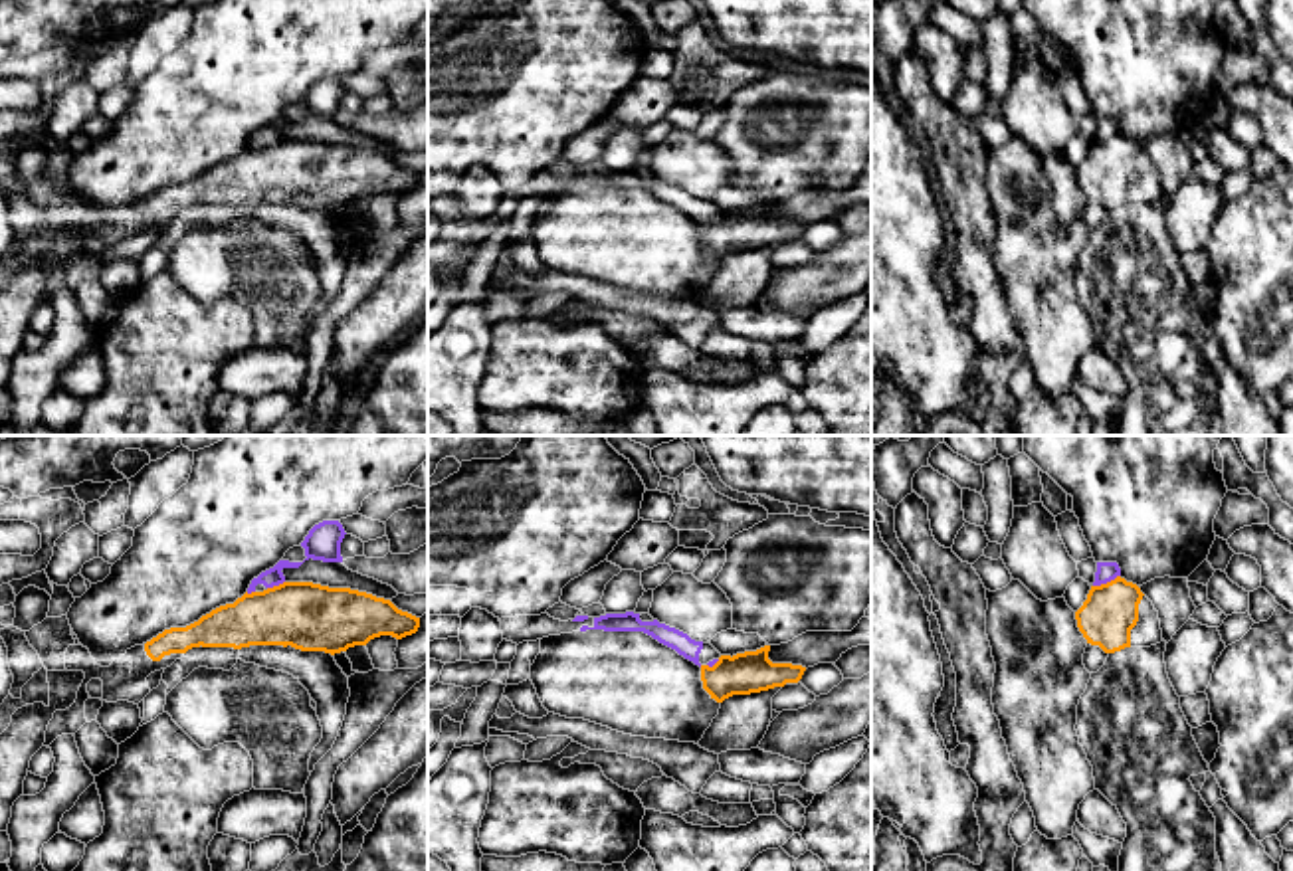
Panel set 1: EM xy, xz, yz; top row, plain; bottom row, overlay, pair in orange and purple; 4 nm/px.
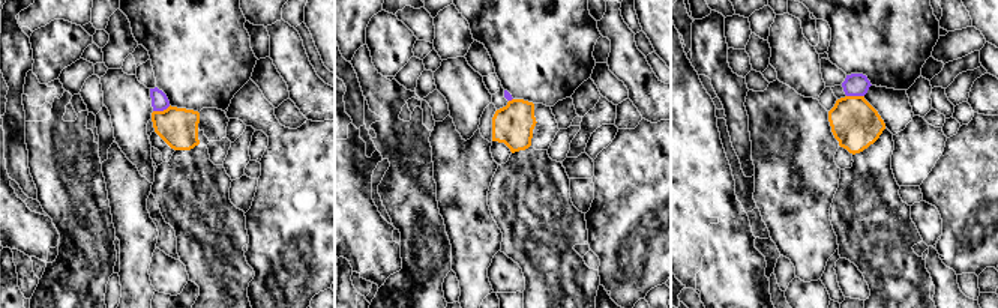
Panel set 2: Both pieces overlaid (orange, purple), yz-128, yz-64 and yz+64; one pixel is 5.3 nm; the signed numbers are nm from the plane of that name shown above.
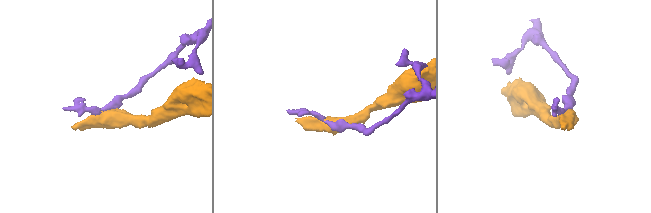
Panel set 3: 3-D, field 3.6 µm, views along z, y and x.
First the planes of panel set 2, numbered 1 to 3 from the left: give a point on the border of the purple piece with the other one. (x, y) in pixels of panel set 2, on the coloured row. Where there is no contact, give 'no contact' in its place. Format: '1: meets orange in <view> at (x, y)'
1: meets orange in yz-128 at (161, 111)
2: meets orange in yz-64 at (512, 99)
3: meets orange in yz+64 at (856, 96)

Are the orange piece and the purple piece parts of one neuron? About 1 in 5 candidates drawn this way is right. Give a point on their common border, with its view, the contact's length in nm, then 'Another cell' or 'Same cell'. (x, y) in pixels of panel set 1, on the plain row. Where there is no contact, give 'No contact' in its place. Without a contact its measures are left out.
Touches orange at yz (1107, 139). Shared border 120 nm. Another cell

